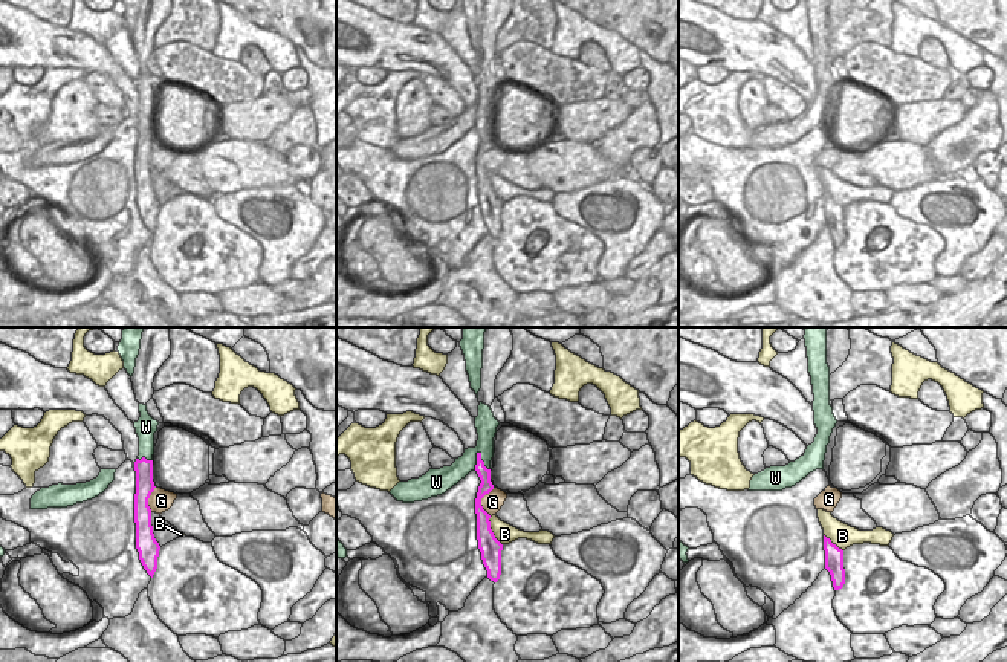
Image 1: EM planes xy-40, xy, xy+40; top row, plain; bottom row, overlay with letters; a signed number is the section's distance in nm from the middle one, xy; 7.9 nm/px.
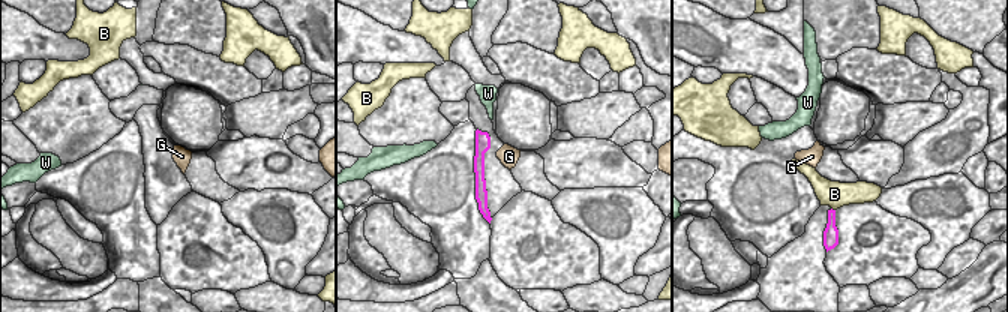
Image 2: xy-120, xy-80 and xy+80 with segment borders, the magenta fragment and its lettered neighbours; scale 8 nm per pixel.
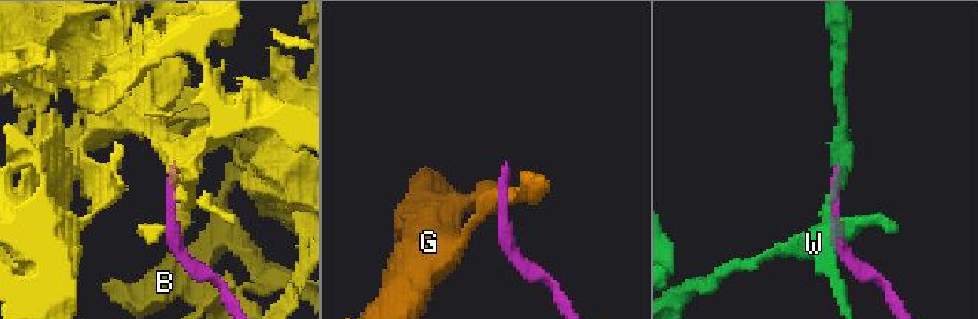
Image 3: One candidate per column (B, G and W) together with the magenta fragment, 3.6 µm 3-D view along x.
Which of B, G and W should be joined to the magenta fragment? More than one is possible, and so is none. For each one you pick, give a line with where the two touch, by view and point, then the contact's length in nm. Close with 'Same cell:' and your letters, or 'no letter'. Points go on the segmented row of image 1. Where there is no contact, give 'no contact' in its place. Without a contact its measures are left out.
Same cell: no letter

